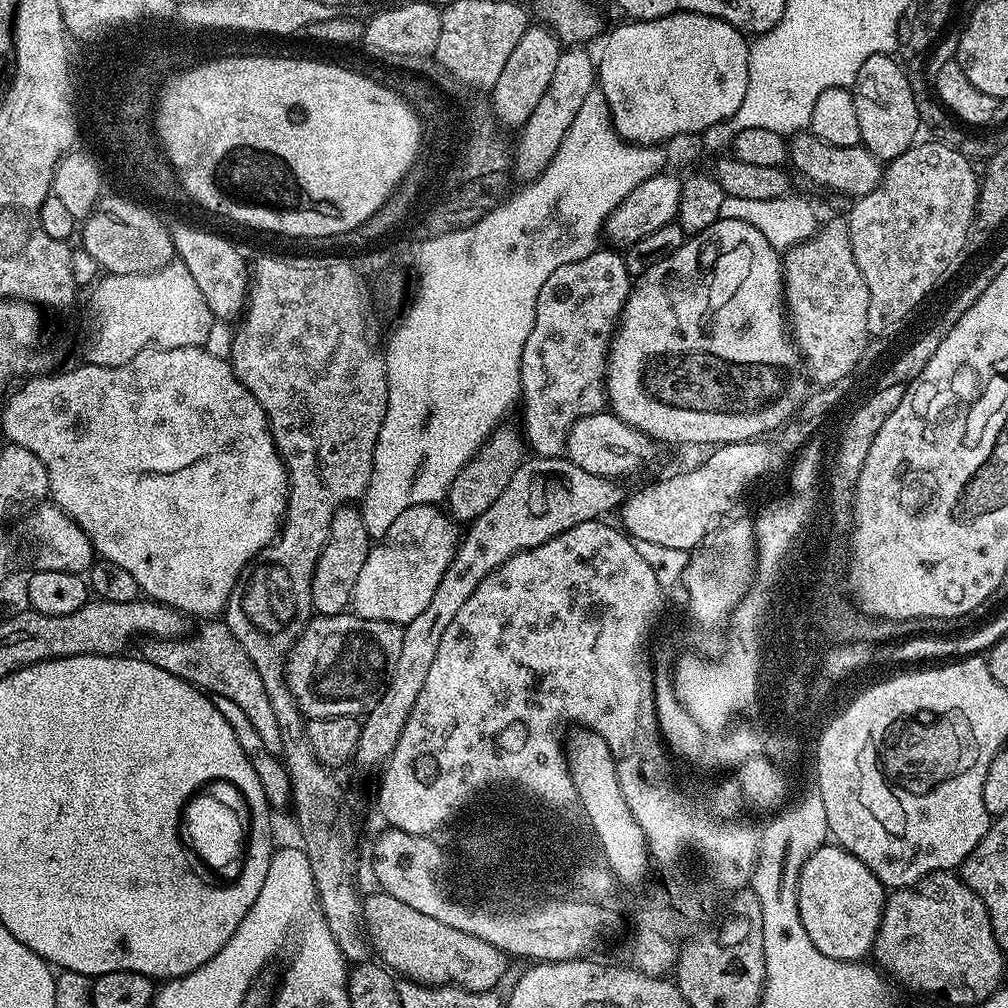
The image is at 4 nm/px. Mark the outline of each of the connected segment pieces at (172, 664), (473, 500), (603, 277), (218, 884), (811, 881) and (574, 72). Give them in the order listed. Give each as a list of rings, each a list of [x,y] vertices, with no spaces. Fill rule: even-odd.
[[[212,618],[201,624],[204,625],[196,633],[193,631],[178,640],[145,639],[143,659],[182,678],[205,694],[230,698],[245,710],[250,722],[254,722],[254,730],[258,730],[266,750],[270,750],[270,754],[280,756],[286,741],[278,726],[278,718],[275,718],[274,708],[270,704],[269,694],[262,683],[258,668],[254,666],[254,662],[250,660],[250,656],[246,654],[246,650],[243,650],[238,640],[230,634],[225,622]]]
[[[504,431],[493,432],[480,451],[462,466],[458,478],[454,478],[446,497],[446,511],[453,520],[471,522],[486,514],[486,510],[490,510],[490,506],[494,506],[495,500],[501,496],[502,490],[506,490],[510,478],[514,478],[520,469],[526,456],[525,441],[519,431]]]
[[[597,250],[586,258],[578,258],[578,262],[558,266],[558,270],[542,282],[542,290],[538,290],[534,330],[530,330],[526,346],[522,346],[519,398],[519,403],[524,404],[522,436],[536,456],[560,456],[565,451],[570,426],[574,426],[578,418],[605,411],[604,372],[608,369],[608,348],[634,283],[633,276],[626,270],[623,255],[616,250],[608,251],[612,252]]]
[[[219,777],[201,779],[201,785],[196,785],[181,800],[177,825],[182,855],[189,860],[188,869],[194,873],[194,879],[200,880],[200,884],[208,889],[232,888],[238,880],[248,829],[256,816],[254,806],[254,799],[240,784],[235,785]]]
[[[826,842],[800,868],[796,887],[798,914],[806,934],[822,954],[835,960],[863,961],[872,950],[884,913],[886,889],[857,856],[835,842]]]
[[[568,46],[558,58],[558,66],[550,77],[550,86],[546,86],[546,94],[542,94],[538,106],[534,106],[534,114],[519,129],[520,141],[514,144],[514,169],[521,176],[521,181],[531,182],[558,154],[558,146],[562,146],[562,138],[566,138],[566,130],[570,130],[570,122],[578,115],[586,94],[594,91],[598,82],[598,68],[594,56],[584,46]]]

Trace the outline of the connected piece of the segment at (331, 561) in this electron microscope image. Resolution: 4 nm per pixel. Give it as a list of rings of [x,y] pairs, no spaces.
[[[345,506],[339,508],[334,514],[334,518],[330,522],[330,534],[326,538],[326,546],[322,550],[322,554],[316,563],[314,570],[314,578],[312,579],[312,610],[317,616],[333,616],[339,612],[349,611],[352,603],[352,595],[354,594],[354,586],[358,582],[358,573],[362,570],[362,566],[366,562],[368,552],[372,549],[374,541],[368,535],[364,519],[360,513],[359,507]]]

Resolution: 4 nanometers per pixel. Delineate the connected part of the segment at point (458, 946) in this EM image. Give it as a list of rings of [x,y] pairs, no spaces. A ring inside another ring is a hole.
[[[377,890],[373,896],[365,895],[364,930],[371,951],[381,956],[379,959],[393,973],[407,978],[409,981],[425,986],[448,986],[465,988],[467,992],[488,992],[495,989],[496,983],[508,972],[510,958],[498,946],[490,946],[490,942],[482,942],[482,938],[474,938],[474,934],[462,934],[462,930],[454,930],[454,926],[446,926],[438,922],[438,918],[430,918],[430,914],[422,914],[422,910],[414,910],[406,902],[398,902],[389,892]]]

